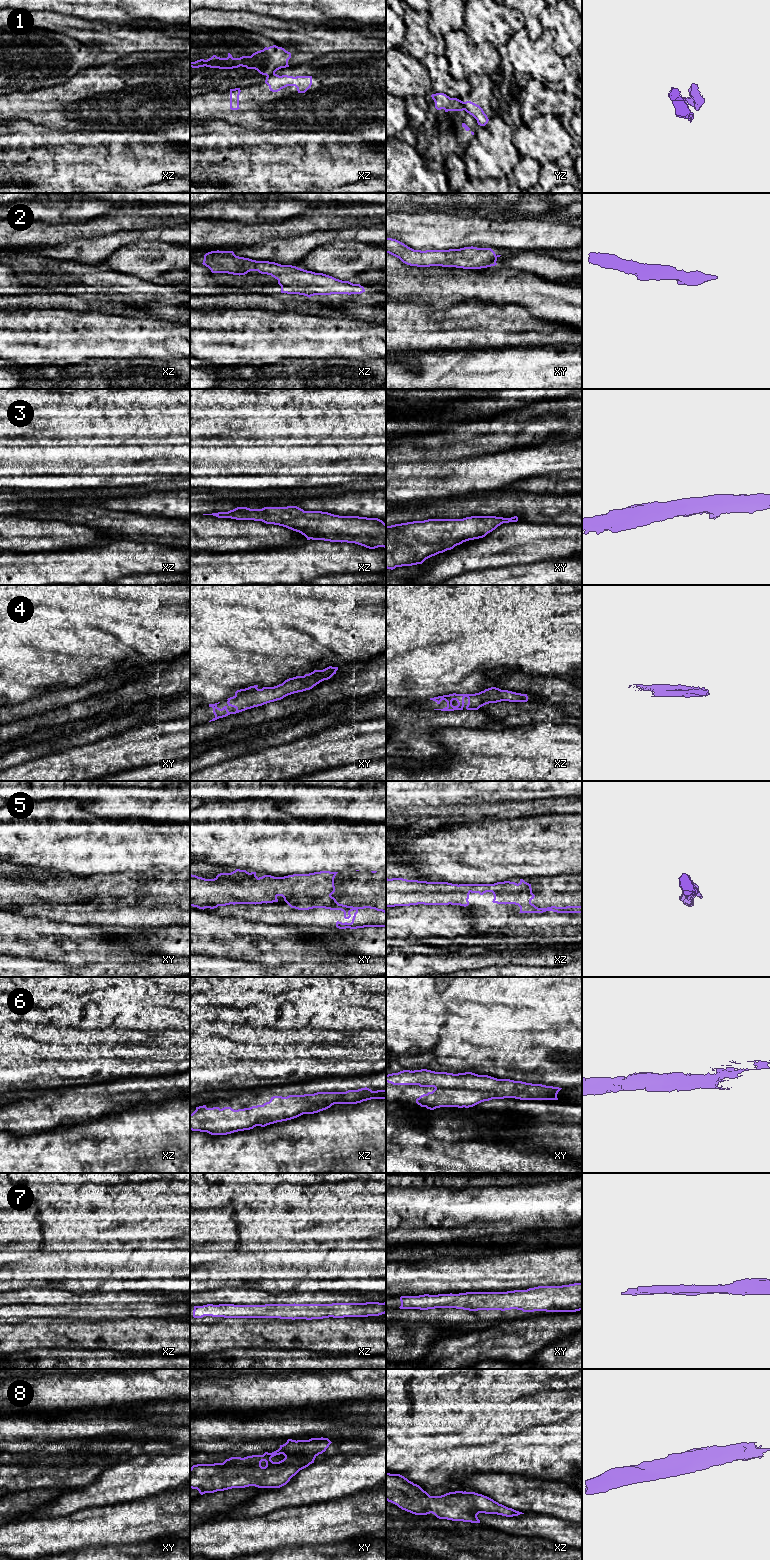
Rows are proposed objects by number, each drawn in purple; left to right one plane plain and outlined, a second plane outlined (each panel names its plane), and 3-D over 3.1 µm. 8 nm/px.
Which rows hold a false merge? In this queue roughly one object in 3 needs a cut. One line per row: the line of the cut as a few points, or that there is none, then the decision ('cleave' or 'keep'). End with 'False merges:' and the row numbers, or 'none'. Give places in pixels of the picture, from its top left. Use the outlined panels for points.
1: xz (274, 72), (267, 76) | cleave
2: no cut | keep
3: no cut | keep
4: no cut | keep
5: no cut | keep
6: no cut | keep
7: no cut | keep
8: no cut | keep
False merges: 1

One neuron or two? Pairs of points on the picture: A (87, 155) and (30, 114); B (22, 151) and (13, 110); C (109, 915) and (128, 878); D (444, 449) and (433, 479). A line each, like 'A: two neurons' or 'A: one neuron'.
A: two neurons
B: two neurons
C: two neurons
D: two neurons

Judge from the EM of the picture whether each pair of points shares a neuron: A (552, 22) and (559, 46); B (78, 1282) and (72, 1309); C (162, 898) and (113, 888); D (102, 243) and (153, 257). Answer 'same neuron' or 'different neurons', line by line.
A: same neuron
B: different neurons
C: same neuron
D: different neurons

